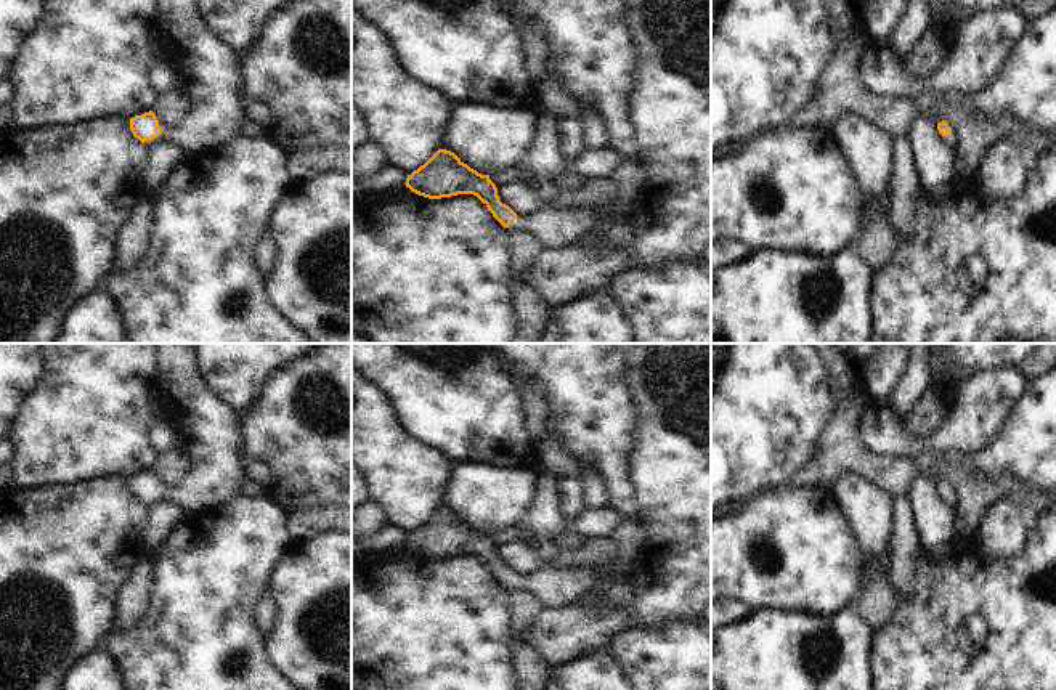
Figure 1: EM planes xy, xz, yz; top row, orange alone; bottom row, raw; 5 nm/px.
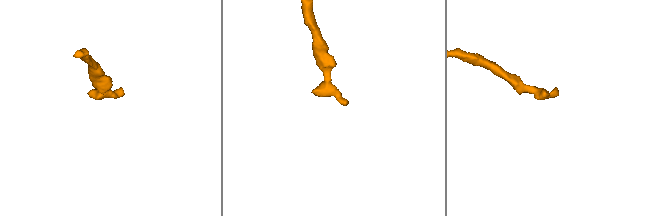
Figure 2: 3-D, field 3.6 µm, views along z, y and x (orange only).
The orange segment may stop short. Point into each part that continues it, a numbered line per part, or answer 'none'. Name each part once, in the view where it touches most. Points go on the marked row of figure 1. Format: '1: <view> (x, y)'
1: xy (211, 76)

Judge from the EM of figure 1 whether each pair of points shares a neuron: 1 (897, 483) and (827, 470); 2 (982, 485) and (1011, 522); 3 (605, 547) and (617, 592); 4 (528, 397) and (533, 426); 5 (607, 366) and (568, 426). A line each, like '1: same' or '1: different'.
1: same
2: different
3: different
4: same
5: same

